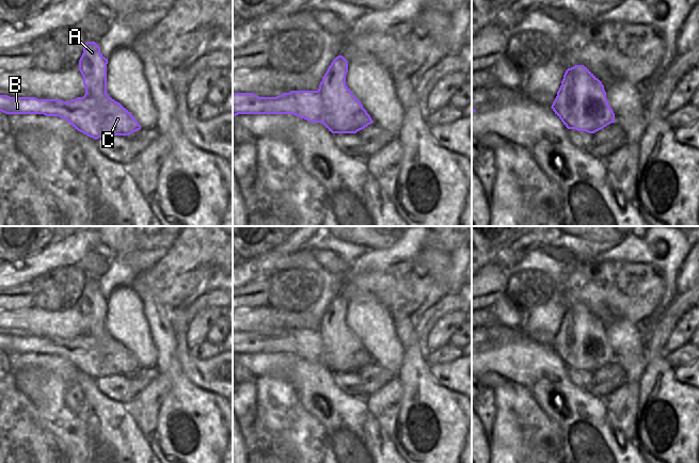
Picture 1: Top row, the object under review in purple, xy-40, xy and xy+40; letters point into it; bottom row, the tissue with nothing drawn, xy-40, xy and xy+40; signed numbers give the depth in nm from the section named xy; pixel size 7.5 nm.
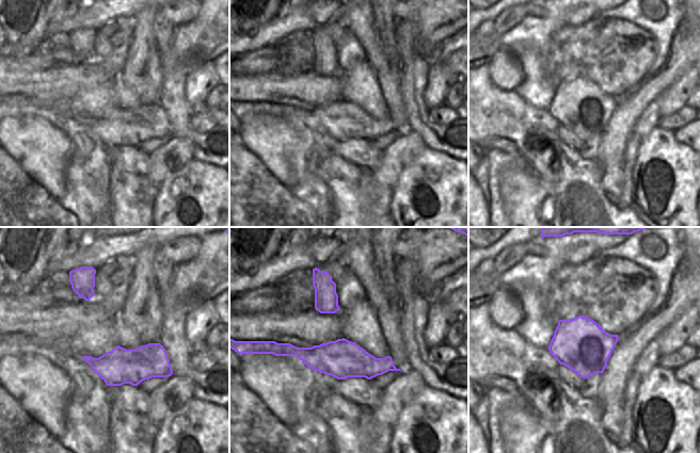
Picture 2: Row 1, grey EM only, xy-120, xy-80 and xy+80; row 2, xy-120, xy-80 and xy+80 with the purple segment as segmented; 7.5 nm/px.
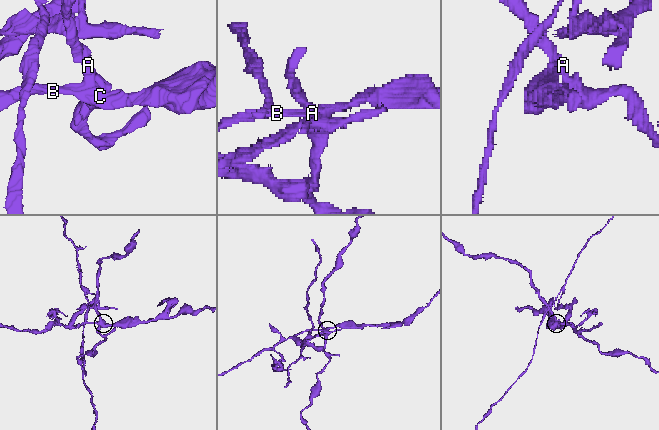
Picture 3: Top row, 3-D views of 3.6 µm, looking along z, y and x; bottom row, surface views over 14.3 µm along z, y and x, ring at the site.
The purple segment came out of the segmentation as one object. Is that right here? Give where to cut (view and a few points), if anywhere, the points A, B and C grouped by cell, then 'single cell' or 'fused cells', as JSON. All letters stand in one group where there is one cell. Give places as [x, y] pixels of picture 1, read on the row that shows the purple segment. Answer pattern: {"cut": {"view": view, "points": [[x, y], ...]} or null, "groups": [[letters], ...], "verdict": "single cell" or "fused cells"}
{"cut": {"view": "xy-40", "points": [[83, 96], [90, 96], [97, 100], [114, 100], [120, 105]]}, "groups": [["A"], ["B", "C"]], "verdict": "fused cells"}

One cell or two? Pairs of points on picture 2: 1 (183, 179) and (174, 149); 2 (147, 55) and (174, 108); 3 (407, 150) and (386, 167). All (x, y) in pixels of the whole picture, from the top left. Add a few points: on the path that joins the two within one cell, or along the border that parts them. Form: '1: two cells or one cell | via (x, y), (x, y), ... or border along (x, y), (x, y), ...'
1: two cells | border along (194, 158), (170, 174), (159, 184)
2: two cells | border along (162, 68), (161, 96), (158, 103)
3: one cell | via (401, 152), (392, 162)

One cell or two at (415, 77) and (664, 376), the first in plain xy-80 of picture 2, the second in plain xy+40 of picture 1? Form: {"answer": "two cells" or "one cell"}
{"answer": "two cells"}

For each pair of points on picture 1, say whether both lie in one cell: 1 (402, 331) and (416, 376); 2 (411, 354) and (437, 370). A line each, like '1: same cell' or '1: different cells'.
1: same cell
2: different cells

